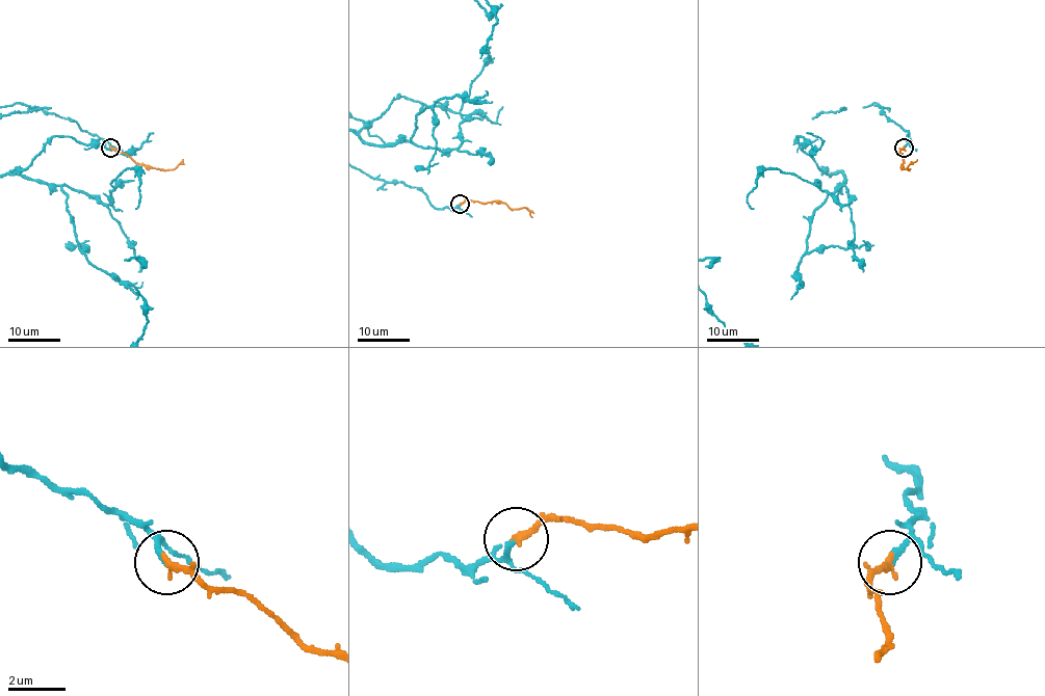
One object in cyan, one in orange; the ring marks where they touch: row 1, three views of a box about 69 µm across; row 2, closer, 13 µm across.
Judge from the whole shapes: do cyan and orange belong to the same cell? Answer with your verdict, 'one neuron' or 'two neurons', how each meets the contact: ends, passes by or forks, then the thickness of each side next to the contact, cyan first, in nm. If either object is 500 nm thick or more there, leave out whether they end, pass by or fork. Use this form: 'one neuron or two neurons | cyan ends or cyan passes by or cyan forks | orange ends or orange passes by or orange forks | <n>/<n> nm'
one neuron | cyan ends | orange ends | 190/260 nm

